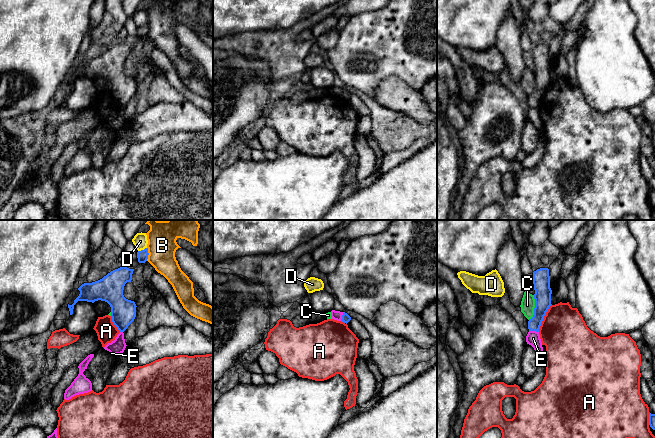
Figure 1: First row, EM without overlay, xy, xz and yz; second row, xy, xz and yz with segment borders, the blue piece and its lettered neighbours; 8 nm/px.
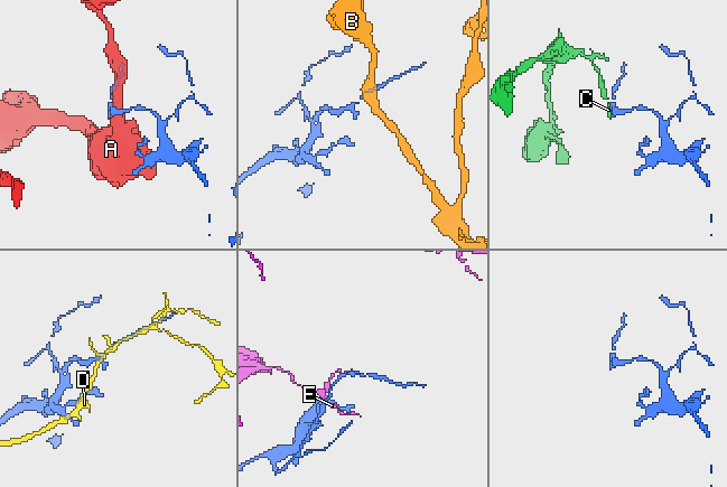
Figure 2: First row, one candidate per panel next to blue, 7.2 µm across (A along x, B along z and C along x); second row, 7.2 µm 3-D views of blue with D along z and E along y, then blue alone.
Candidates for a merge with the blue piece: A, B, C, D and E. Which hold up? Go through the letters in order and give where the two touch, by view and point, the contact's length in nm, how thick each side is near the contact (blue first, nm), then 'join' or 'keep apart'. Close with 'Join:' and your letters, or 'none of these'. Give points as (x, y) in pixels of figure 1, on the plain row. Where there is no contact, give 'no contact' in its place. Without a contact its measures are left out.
A: contact yz (543, 94); length 240 nm; calibres 140 and 380 nm; keep apart
B: contact xy (148, 30); length 110 nm; calibres 90 and 240 nm; keep apart
C: contact yz (534, 84); length 200 nm; calibres 140 and 110 nm; keep apart
D: contact xy (142, 26); length 80 nm; calibres 90 and 120 nm; keep apart
E: contact yz (534, 106); length 80 nm; calibres 130 and 110 nm; keep apart
Join: none of these

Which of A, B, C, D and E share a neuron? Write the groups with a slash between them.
A / B / C / D / E

